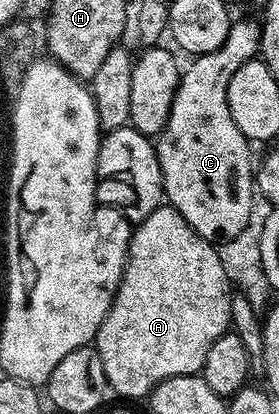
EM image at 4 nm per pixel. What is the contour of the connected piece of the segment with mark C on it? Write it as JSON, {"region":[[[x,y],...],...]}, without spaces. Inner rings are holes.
{"region":[[[223,39],[223,43],[215,51],[210,53],[199,53],[192,58],[193,61],[189,66],[184,66],[181,82],[177,84],[175,91],[175,99],[171,103],[171,115],[167,119],[164,129],[161,130],[159,136],[155,141],[155,148],[157,151],[157,158],[159,159],[159,167],[163,171],[163,183],[165,184],[165,195],[168,204],[172,205],[174,209],[179,211],[179,215],[183,215],[183,219],[187,219],[187,223],[206,241],[214,243],[222,243],[235,239],[243,227],[247,225],[248,216],[251,215],[251,195],[255,190],[255,165],[254,162],[249,162],[249,148],[251,142],[249,138],[243,135],[243,131],[239,131],[239,127],[235,123],[235,119],[231,119],[231,107],[227,103],[227,91],[231,83],[231,75],[235,75],[235,71],[239,71],[239,67],[231,57],[231,41]]]}

